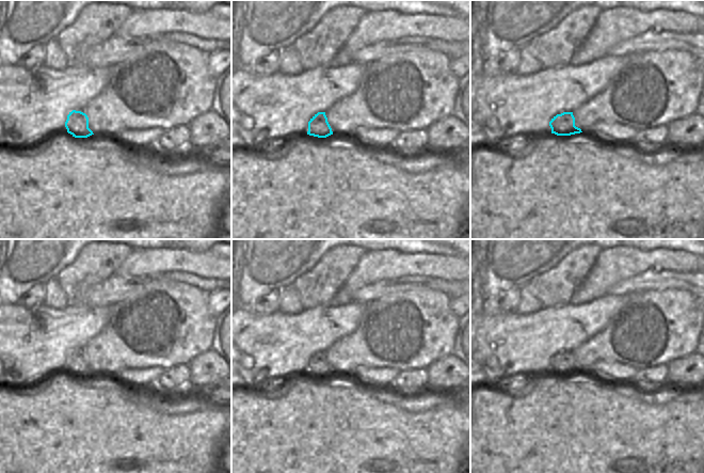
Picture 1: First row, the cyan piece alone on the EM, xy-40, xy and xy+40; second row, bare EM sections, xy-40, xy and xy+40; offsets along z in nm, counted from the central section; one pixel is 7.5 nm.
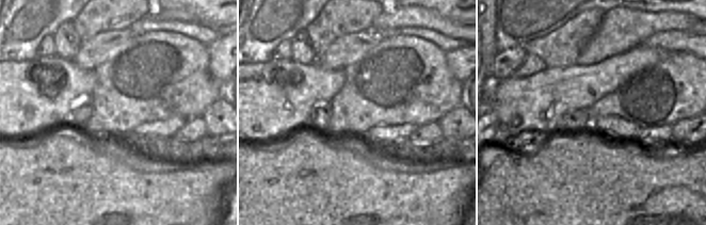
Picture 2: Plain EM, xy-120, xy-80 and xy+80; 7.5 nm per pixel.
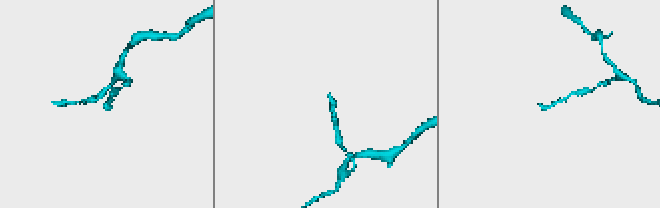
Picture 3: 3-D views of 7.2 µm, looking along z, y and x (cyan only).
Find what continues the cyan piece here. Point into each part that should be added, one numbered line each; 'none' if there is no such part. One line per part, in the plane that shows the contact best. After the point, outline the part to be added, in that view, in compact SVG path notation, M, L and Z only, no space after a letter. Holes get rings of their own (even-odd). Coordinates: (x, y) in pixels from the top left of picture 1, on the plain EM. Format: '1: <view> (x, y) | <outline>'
none

